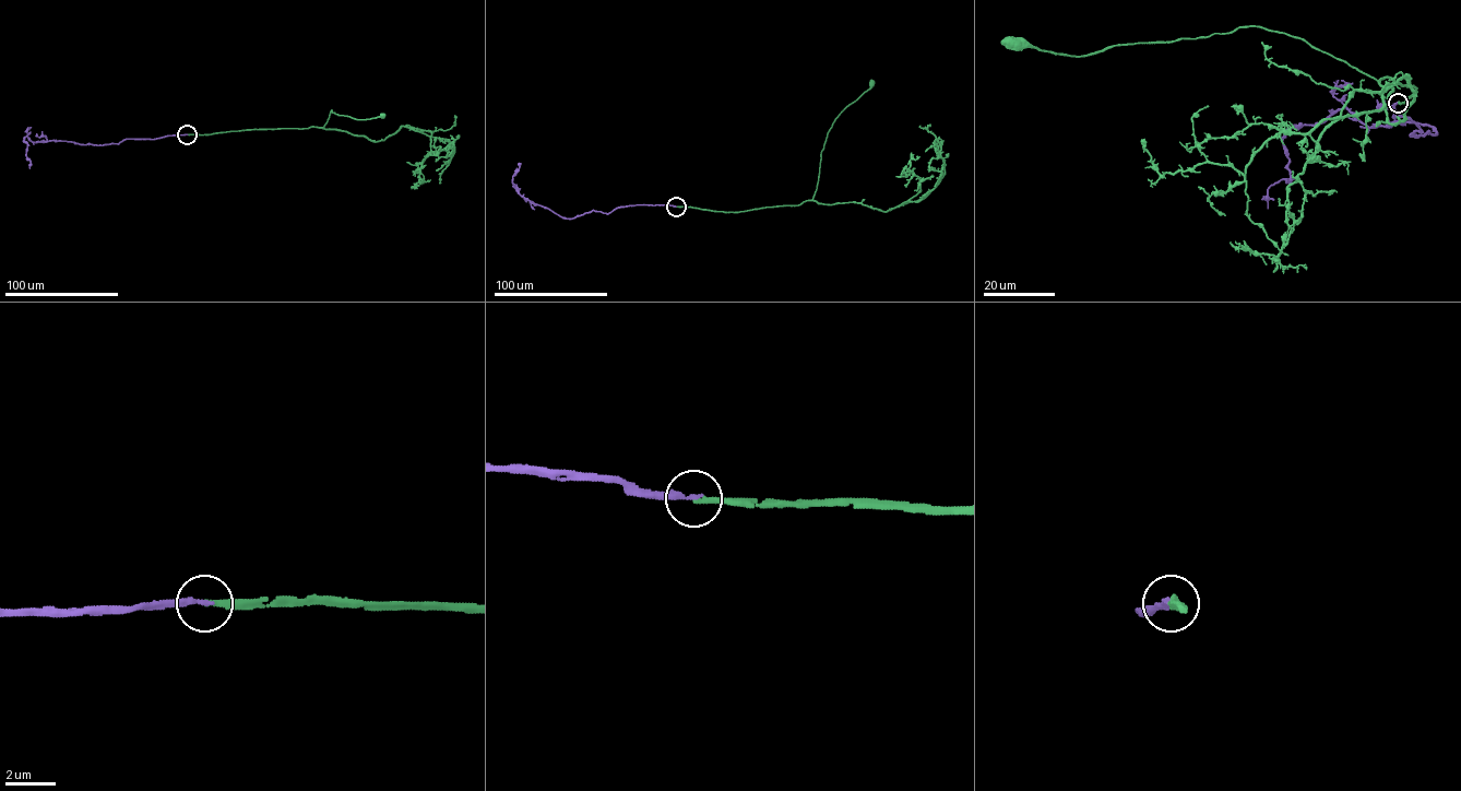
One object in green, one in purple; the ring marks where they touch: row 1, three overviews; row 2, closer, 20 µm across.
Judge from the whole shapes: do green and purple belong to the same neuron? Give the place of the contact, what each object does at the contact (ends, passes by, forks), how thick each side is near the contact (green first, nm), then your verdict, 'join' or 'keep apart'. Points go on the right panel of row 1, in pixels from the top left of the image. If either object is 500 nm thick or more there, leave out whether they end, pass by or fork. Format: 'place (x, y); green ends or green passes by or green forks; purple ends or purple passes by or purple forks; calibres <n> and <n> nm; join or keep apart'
place (1398, 103); green ends; purple ends; calibres 220 and 240 nm; join

